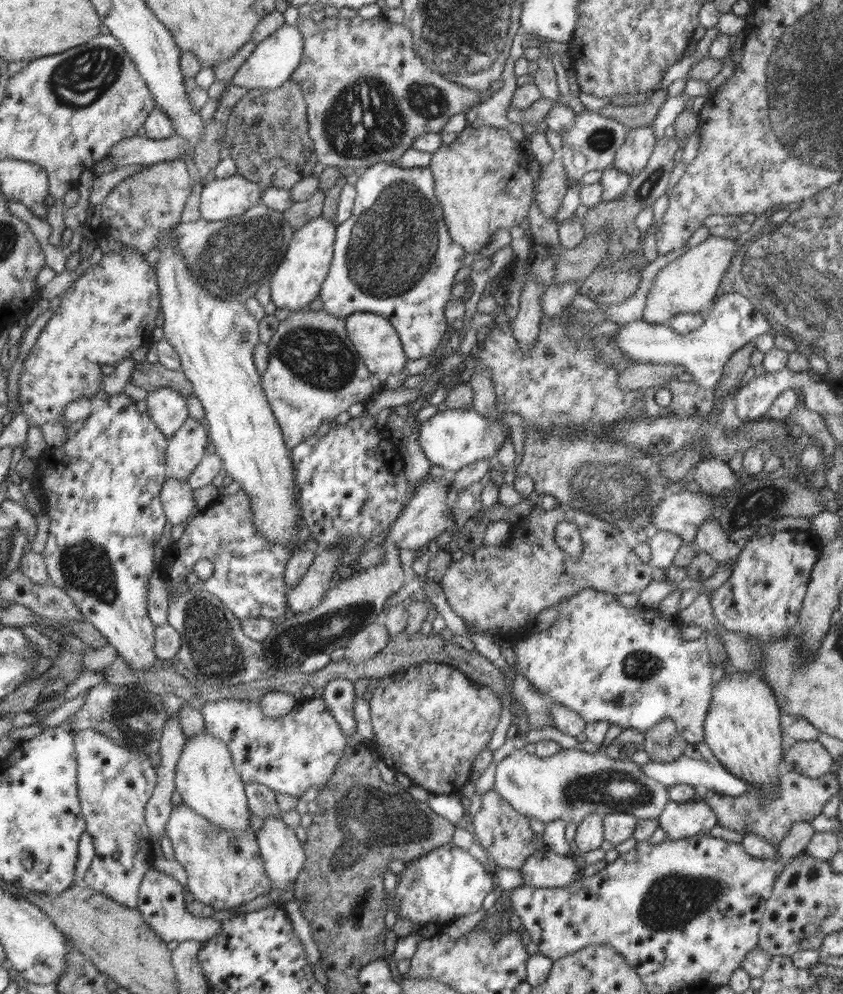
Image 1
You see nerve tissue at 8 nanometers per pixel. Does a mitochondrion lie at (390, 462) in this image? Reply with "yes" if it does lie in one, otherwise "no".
no

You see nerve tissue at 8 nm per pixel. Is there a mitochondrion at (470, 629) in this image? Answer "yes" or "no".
no

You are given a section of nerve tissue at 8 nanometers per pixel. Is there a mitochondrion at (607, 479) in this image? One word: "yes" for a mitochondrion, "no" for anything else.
yes

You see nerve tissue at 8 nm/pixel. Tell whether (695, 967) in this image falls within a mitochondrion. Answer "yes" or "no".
no

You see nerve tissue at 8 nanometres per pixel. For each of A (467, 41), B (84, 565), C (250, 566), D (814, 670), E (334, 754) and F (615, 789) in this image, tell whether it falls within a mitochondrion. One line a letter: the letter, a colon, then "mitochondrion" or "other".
A: mitochondrion
B: mitochondrion
C: other
D: other
E: other
F: mitochondrion

